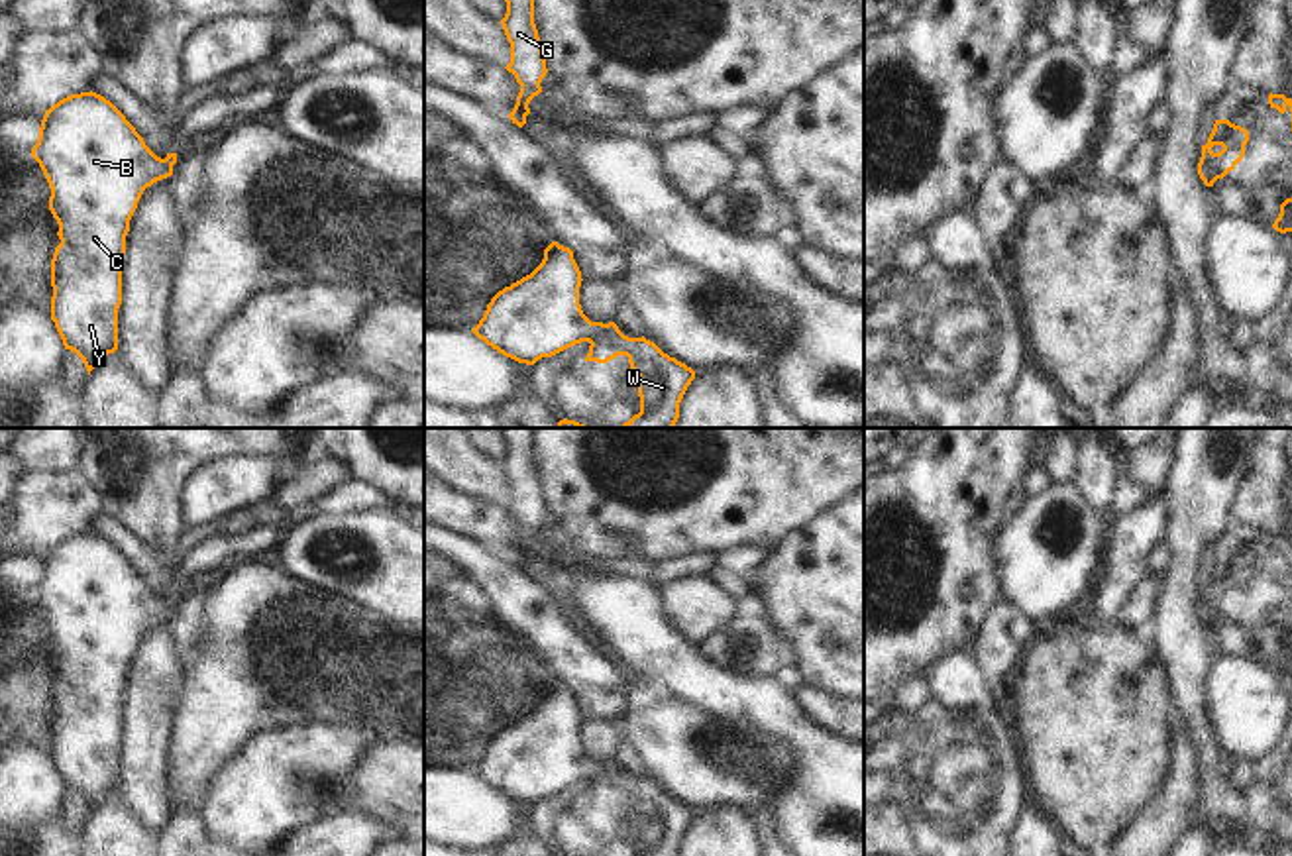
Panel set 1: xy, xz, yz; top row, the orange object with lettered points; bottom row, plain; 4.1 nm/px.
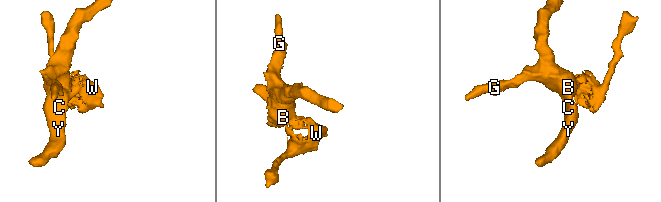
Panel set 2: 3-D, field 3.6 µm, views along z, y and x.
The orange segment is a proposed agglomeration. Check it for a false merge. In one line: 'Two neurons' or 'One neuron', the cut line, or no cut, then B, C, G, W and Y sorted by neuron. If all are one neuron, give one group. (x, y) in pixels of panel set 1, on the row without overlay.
Two neurons. Split along yz (1200, 601), (1212, 609), (1216, 619). Groups: B C G Y / W

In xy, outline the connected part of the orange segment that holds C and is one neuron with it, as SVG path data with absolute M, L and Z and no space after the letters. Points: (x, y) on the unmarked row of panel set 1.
M92 530L71 534L45 550L31 597L49 622L49 650L61 679L51 699L51 760L65 789L75 791L90 815L104 795L118 789L122 699L130 660L143 630L171 616L173 607L145 585L110 540Z

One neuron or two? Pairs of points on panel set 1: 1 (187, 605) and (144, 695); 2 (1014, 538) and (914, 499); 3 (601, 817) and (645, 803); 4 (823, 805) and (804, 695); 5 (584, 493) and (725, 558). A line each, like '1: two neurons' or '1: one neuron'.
1: two neurons
2: two neurons
3: one neuron
4: two neurons
5: two neurons

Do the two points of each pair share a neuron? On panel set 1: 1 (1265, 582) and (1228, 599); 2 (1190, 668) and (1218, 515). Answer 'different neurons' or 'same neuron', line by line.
1: same neuron
2: same neuron

